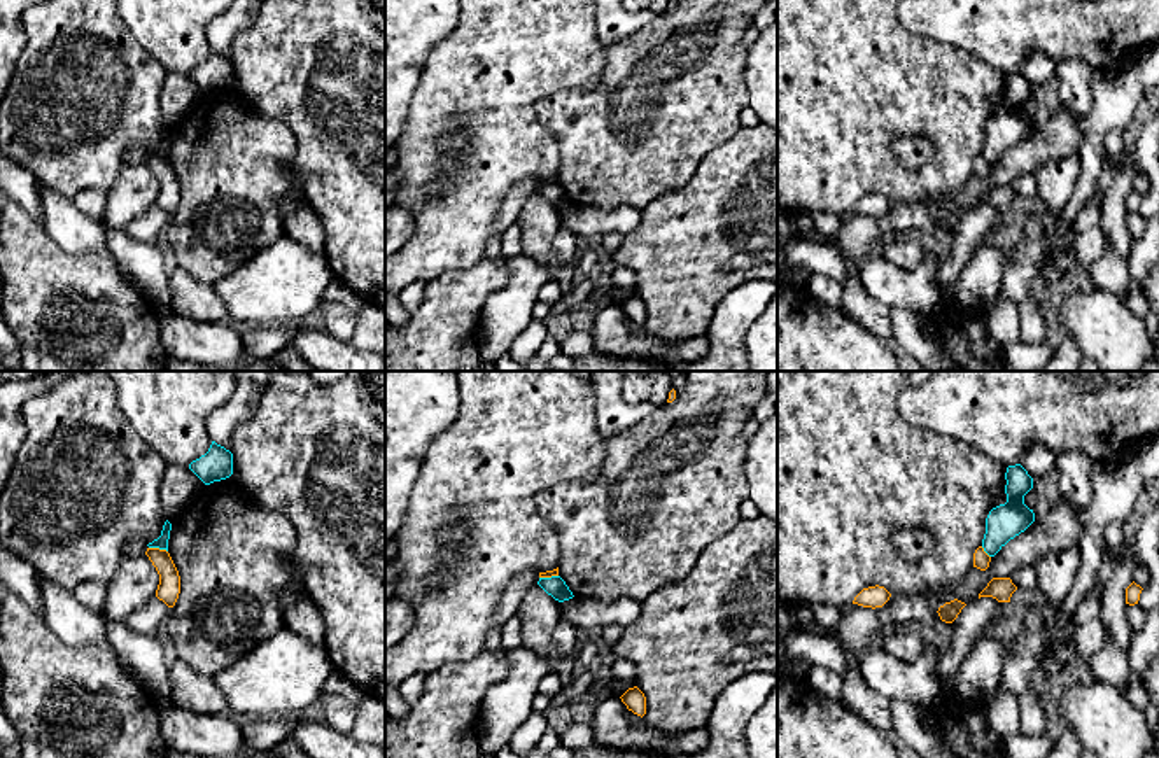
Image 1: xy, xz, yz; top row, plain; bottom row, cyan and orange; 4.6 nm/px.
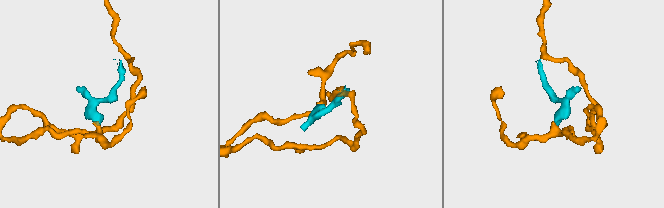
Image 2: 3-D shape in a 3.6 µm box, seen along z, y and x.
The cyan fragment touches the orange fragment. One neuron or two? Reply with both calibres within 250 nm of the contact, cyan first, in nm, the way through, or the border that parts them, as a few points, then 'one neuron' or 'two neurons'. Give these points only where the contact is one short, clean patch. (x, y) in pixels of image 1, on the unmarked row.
60/110 nm | along xy (149, 154), (167, 160) | two neurons

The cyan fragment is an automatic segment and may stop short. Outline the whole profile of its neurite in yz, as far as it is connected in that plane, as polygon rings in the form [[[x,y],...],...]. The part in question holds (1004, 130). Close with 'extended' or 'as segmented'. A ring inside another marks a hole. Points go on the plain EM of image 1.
[[[1015,72],[1007,75],[1005,88],[1007,110],[993,116],[986,126],[982,156],[989,165],[1035,130],[1033,117],[1024,112],[1024,103],[1033,96],[1033,86]]] | as segmented

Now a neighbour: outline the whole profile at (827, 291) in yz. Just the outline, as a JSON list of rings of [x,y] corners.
[[[812,273],[805,291],[821,305],[828,308],[840,308],[844,289],[837,280],[819,273]]]

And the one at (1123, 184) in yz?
[[[1140,149],[1134,158],[1115,172],[1115,179],[1101,203],[1101,224],[1108,250],[1091,264],[1082,285],[1119,296],[1136,317],[1145,320],[1150,306],[1143,294],[1143,282],[1134,282],[1127,270],[1133,240],[1126,226],[1126,196],[1133,191],[1141,168]]]

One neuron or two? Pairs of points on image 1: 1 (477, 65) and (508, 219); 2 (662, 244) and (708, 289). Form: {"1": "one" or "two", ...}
{"1": "two", "2": "one"}

